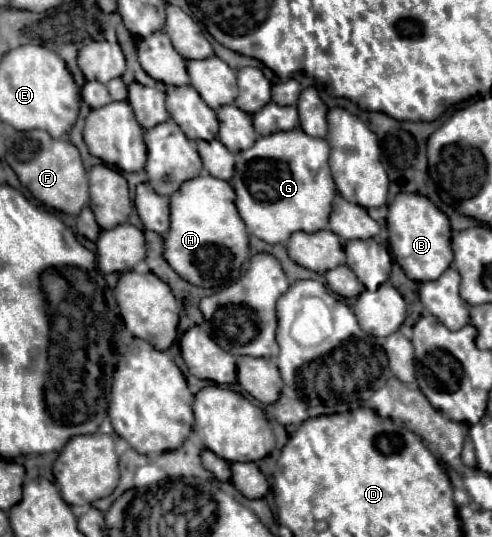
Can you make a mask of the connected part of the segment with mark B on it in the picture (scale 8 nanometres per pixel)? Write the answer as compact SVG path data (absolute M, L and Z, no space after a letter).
M405 192L397 194L393 204L389 206L387 230L389 230L389 244L395 262L415 282L437 280L437 276L441 276L441 272L445 272L453 262L453 250L449 248L449 240L451 240L449 220L425 196L405 194Z

